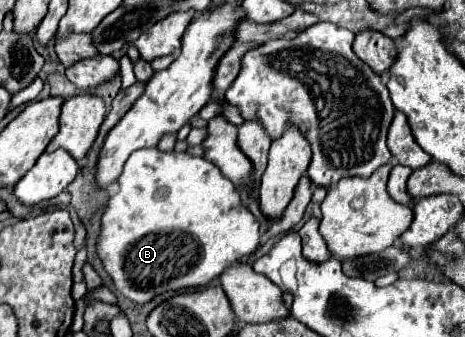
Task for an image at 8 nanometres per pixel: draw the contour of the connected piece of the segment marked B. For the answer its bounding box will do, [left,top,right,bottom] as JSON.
[97,147,261,303]

